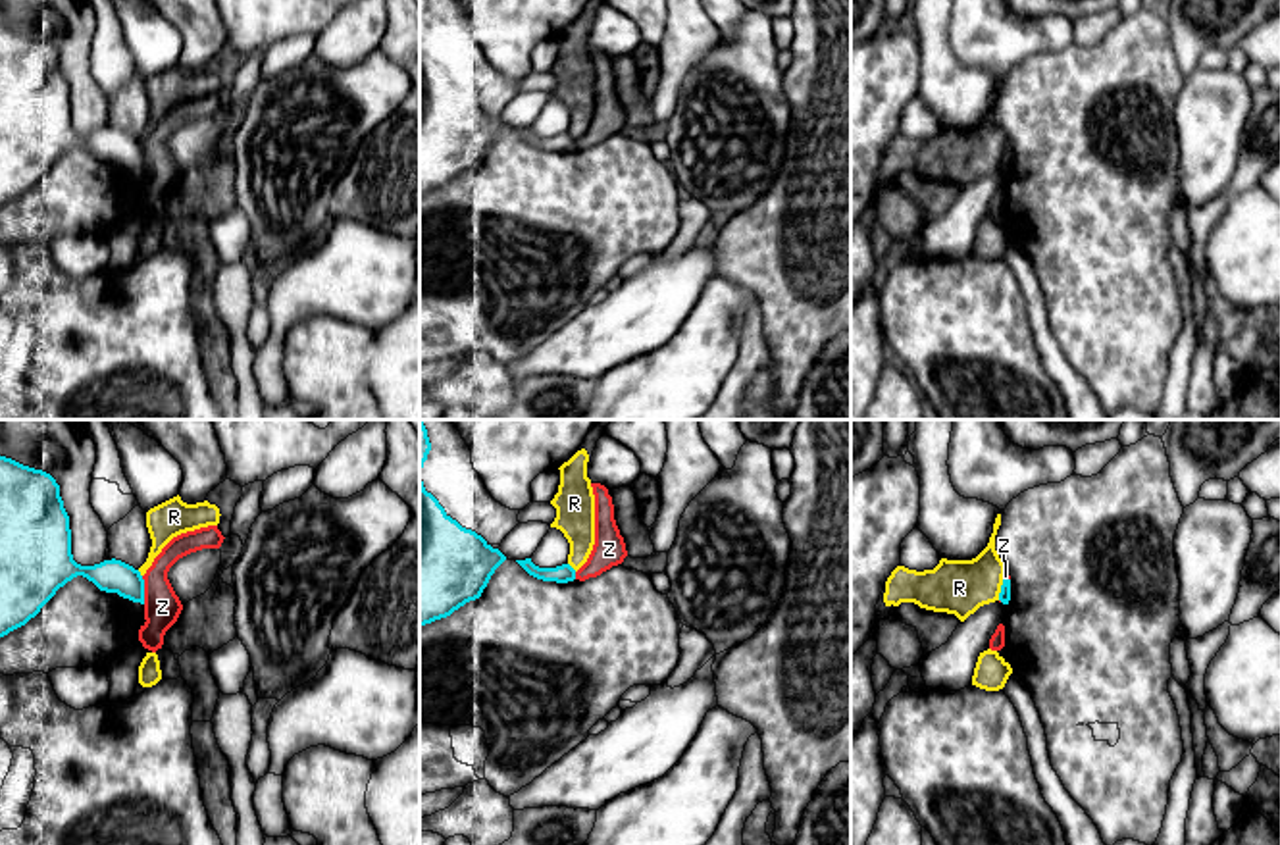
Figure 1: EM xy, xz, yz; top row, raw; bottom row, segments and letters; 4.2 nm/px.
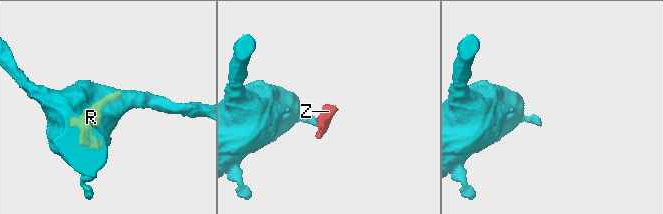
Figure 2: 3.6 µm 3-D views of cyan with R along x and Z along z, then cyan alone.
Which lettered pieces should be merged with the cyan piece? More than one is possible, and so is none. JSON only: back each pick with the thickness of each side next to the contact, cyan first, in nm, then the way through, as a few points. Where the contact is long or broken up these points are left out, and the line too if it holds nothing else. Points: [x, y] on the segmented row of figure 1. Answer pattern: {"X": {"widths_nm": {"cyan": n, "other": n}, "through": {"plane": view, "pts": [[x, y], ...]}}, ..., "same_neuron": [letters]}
{"same_neuron": []}

